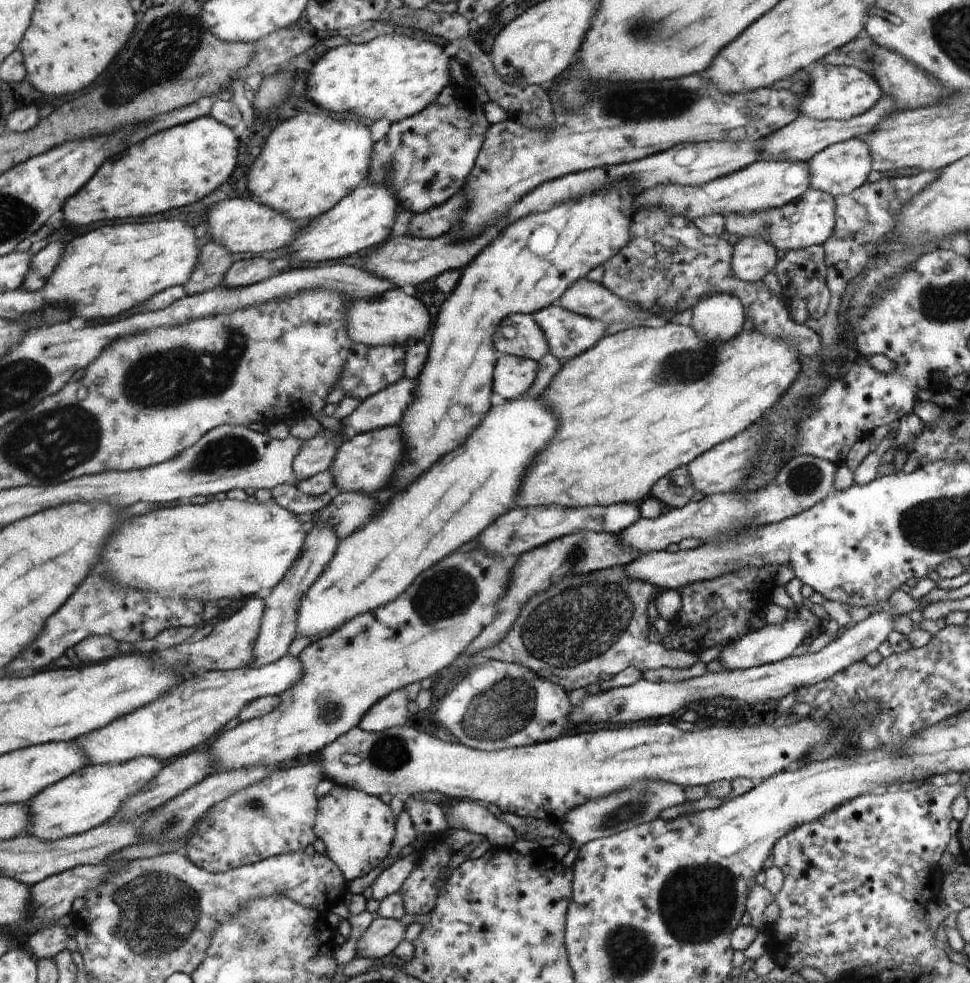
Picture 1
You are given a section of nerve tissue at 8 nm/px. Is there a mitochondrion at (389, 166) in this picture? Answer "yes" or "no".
yes

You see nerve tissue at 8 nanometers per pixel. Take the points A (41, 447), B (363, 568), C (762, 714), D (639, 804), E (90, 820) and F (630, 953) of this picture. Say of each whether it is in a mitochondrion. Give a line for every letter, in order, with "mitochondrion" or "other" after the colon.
A: mitochondrion
B: other
C: other
D: mitochondrion
E: other
F: mitochondrion

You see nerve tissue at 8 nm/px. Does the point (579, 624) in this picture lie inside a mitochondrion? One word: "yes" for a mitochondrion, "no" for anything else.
yes

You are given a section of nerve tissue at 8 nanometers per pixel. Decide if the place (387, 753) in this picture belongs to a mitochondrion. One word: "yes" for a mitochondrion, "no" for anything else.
yes

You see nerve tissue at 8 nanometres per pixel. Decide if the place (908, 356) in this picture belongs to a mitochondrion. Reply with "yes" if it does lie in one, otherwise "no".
no

